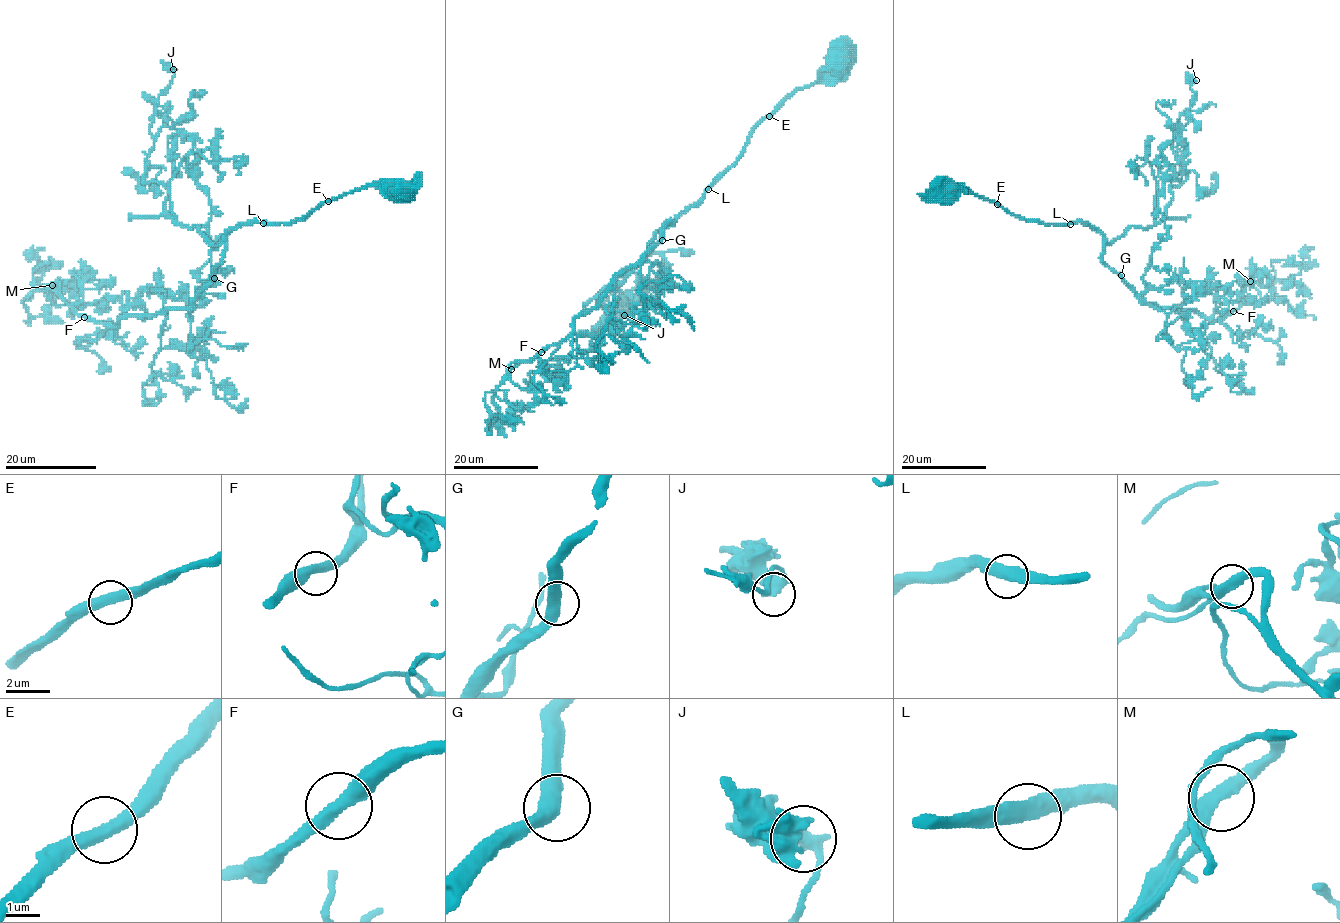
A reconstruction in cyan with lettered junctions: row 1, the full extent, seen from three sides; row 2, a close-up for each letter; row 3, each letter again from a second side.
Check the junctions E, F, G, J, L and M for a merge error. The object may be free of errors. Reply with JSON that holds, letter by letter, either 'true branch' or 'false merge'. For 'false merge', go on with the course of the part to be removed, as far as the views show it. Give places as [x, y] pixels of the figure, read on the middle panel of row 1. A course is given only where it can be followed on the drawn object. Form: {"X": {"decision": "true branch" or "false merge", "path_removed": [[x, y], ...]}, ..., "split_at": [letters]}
{"E": {"decision": "true branch"}, "F": {"decision": "true branch"}, "G": {"decision": "true branch"}, "J": {"decision": "true branch"}, "L": {"decision": "true branch"}, "M": {"decision": "true branch"}, "split_at": []}

